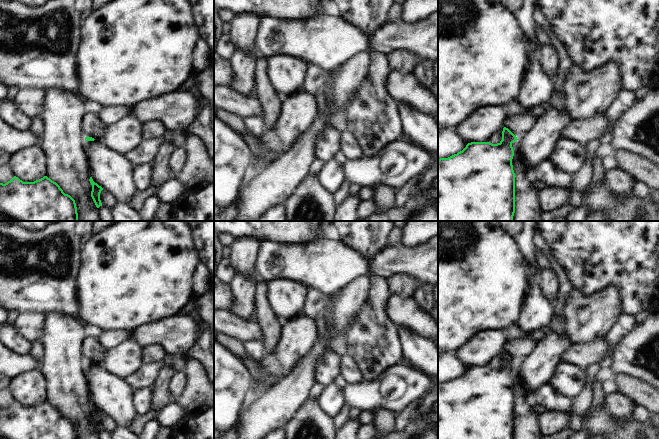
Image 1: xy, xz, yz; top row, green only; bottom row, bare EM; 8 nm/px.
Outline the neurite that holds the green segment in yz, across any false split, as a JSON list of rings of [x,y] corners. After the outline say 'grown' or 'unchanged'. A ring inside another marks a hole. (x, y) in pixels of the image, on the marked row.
[[[504,127],[502,140],[497,144],[471,142],[457,154],[438,159],[438,221],[513,221],[515,173],[512,165],[512,144],[515,141],[517,137]]]; unchanged

